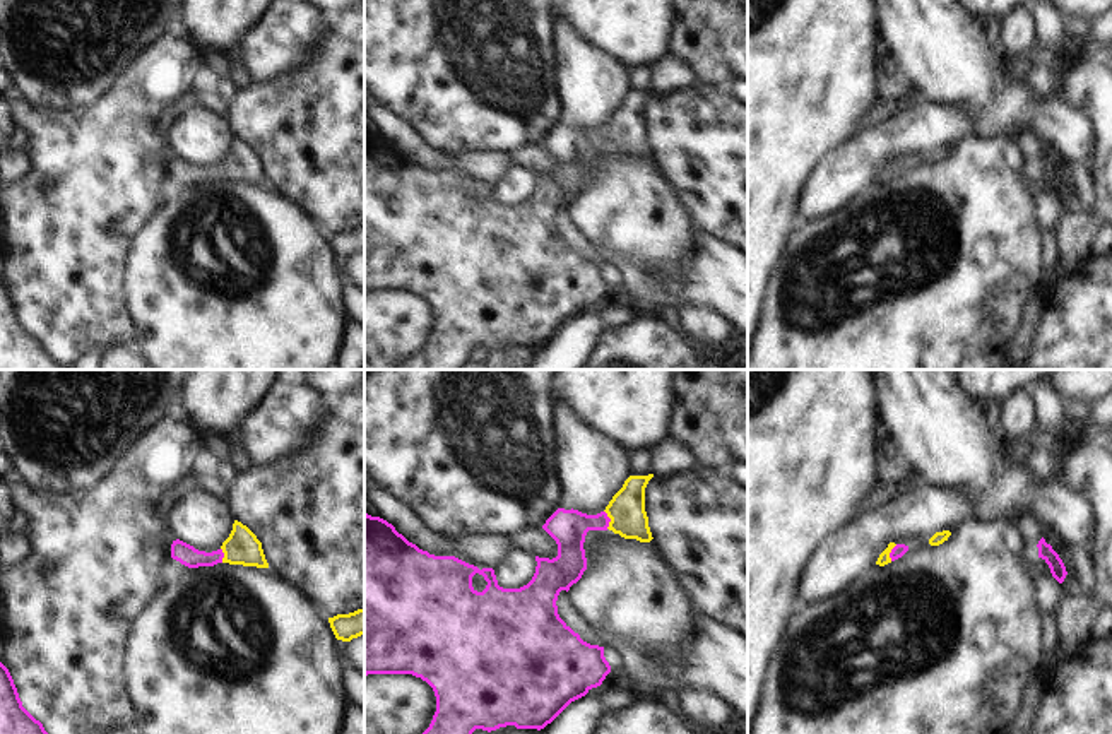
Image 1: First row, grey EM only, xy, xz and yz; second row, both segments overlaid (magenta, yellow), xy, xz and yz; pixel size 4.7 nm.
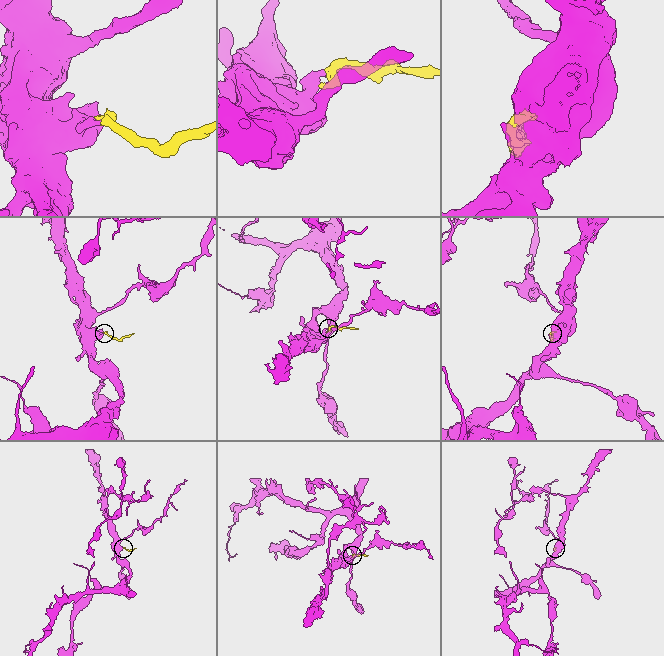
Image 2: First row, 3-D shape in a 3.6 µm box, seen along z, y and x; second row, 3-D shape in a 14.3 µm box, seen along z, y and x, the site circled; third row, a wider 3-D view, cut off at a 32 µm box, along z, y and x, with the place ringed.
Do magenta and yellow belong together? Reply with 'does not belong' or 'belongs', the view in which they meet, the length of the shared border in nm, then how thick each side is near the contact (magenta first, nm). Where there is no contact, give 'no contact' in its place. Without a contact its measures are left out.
belongs; meets magenta in xz; contact 90 nm long; 180 nm thick on the magenta side, 180 nm on the other

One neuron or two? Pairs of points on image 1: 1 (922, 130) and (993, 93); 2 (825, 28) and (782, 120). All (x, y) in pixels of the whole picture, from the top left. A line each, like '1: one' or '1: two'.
1: two
2: one

